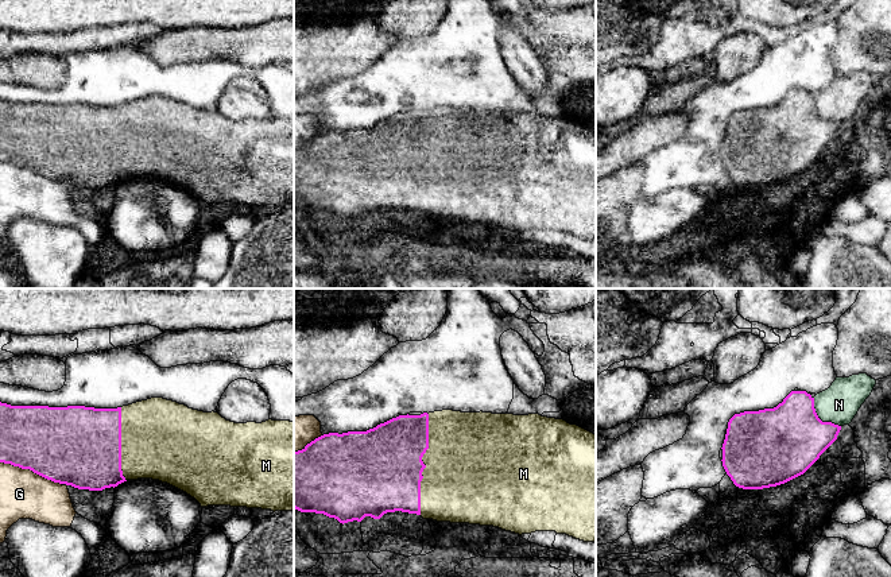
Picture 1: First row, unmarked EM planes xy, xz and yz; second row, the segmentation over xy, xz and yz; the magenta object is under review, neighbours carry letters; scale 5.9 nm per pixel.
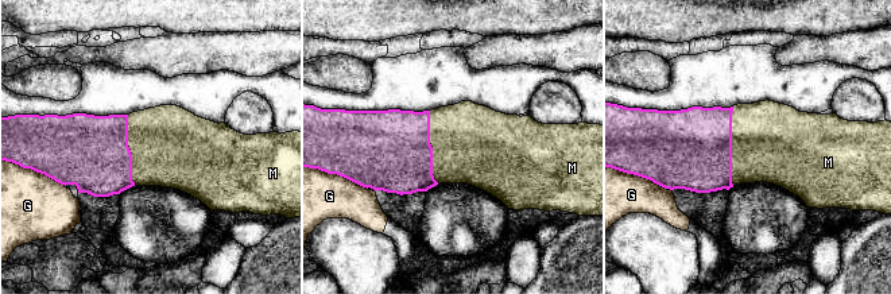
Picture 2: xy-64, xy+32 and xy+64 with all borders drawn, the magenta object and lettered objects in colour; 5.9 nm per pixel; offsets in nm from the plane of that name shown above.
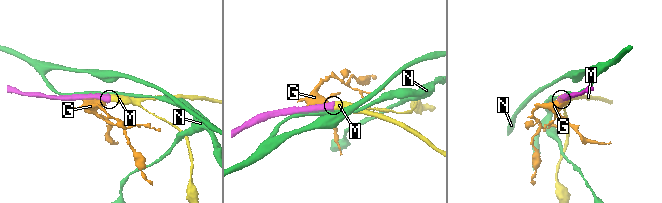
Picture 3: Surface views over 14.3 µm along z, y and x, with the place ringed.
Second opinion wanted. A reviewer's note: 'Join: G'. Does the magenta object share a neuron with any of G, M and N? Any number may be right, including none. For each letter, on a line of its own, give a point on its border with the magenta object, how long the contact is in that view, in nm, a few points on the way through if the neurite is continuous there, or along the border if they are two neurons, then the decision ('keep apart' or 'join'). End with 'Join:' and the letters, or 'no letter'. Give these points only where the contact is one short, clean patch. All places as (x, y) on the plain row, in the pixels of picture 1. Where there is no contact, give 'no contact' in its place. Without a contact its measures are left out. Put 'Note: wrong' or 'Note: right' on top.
Note: wrong
G: contact xy (31, 167); length 400 nm; keep apart
M: contact xz (423, 162); length 600 nm; join
N: contact yz (818, 116); length 240 nm; keep apart
Join: M

